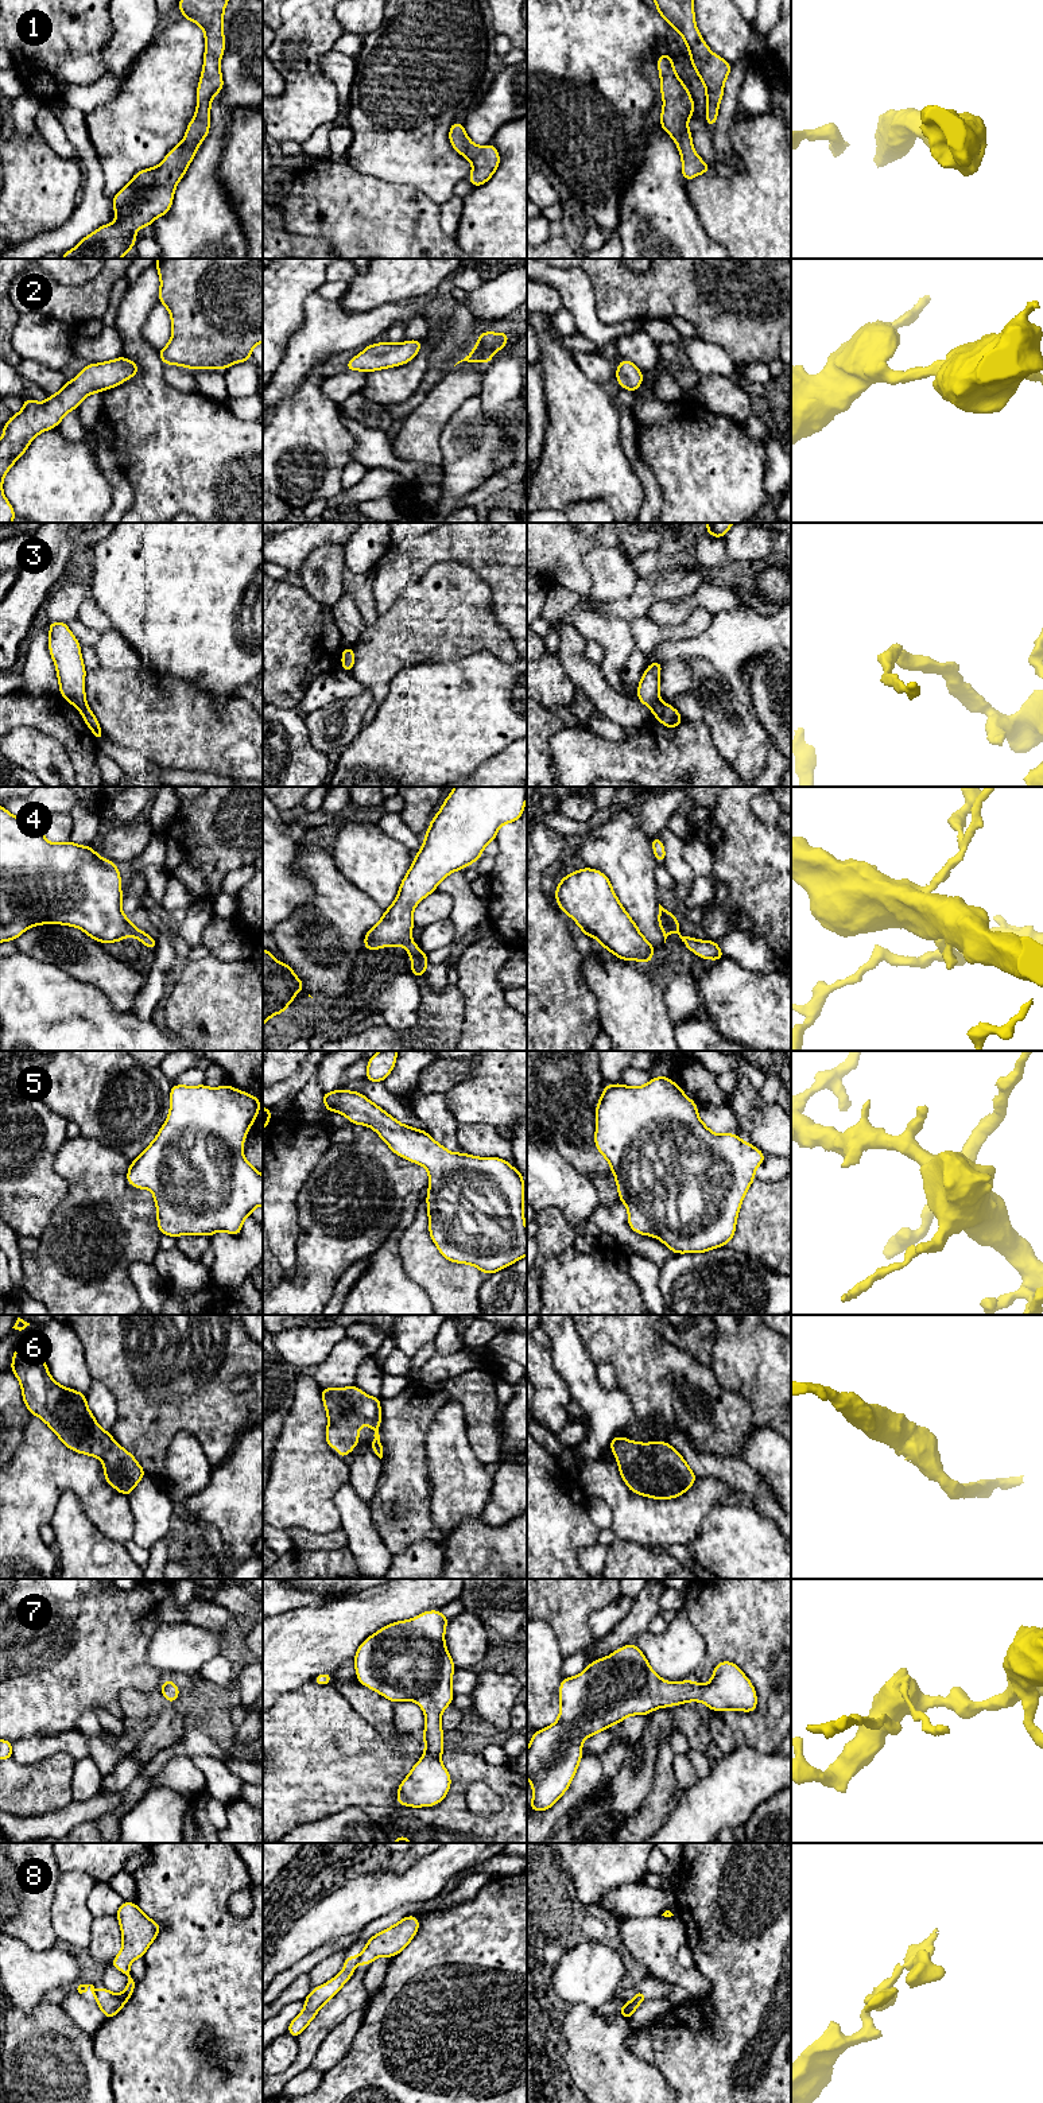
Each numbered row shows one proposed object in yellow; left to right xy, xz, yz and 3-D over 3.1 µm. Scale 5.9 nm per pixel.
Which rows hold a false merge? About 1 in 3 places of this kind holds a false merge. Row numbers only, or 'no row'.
3, 8

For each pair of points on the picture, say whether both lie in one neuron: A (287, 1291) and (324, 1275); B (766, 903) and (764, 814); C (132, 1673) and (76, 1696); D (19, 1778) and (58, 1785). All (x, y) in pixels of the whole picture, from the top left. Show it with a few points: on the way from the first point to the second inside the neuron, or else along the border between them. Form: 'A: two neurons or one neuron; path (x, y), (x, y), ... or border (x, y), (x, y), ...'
A: one neuron; path (297, 1291), (305, 1291), (314, 1281)
B: two neurons; border (751, 800), (751, 811), (762, 822), (776, 825)
C: one neuron; path (119, 1673), (99, 1673), (89, 1683)
D: one neuron; path (28, 1781), (33, 1785), (49, 1785)

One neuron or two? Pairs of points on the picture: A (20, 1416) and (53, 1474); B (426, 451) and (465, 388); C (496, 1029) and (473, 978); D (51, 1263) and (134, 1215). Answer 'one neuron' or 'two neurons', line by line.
A: two neurons
B: one neuron
C: one neuron
D: one neuron

